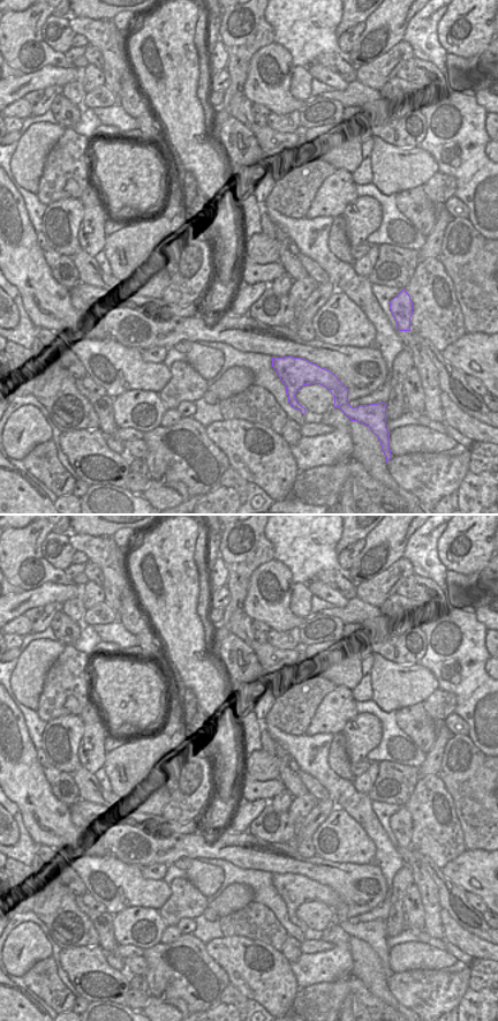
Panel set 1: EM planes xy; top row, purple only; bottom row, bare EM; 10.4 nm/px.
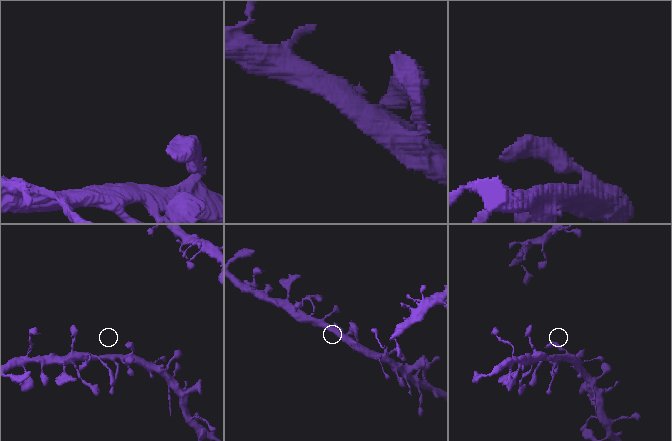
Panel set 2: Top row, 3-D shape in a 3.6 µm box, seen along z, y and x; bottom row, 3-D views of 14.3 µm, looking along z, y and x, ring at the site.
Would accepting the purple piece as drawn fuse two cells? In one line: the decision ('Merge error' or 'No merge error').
No merge error.

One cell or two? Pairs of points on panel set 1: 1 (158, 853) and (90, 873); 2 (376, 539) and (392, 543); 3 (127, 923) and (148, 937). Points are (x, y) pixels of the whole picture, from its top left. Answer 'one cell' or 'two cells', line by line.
1: two cells
2: one cell
3: one cell

